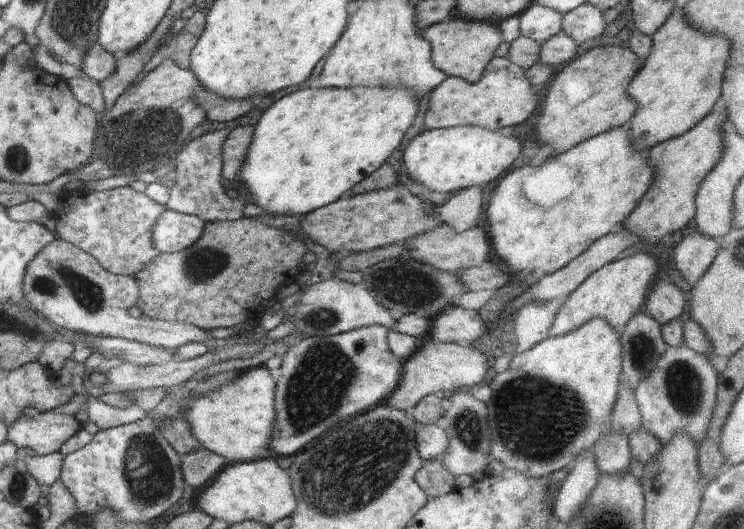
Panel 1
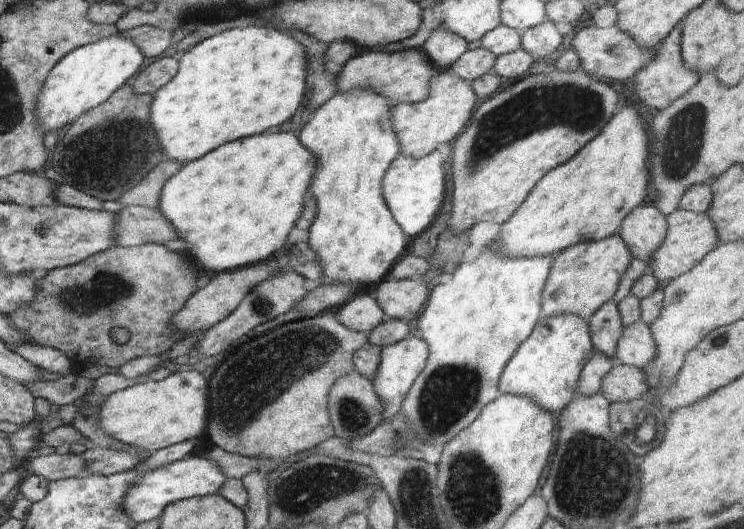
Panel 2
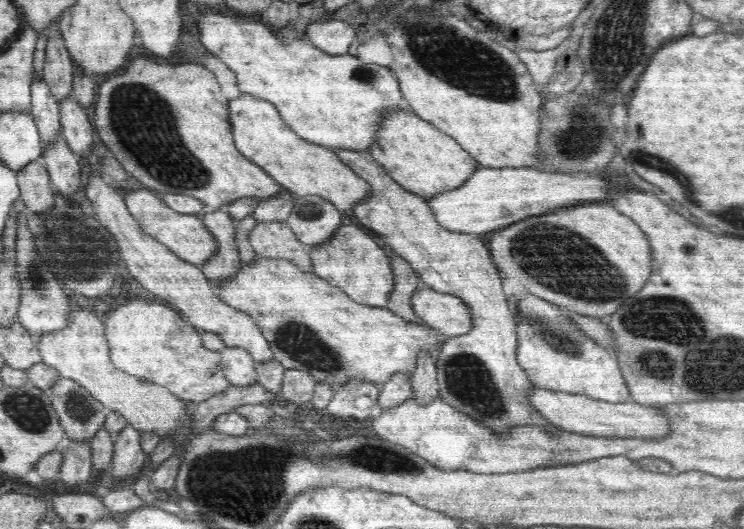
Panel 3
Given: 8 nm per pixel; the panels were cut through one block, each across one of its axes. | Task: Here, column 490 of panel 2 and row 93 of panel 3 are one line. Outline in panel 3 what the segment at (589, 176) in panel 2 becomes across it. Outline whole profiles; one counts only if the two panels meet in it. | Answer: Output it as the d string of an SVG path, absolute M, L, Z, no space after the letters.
M242 93L229 100L228 103L230 124L233 132L233 141L236 148L254 164L263 168L278 184L286 188L294 196L318 195L334 204L339 211L350 210L357 202L365 199L371 191L368 184L358 176L349 166L346 166L332 149L311 143L298 136L280 116L278 109L264 99Z

